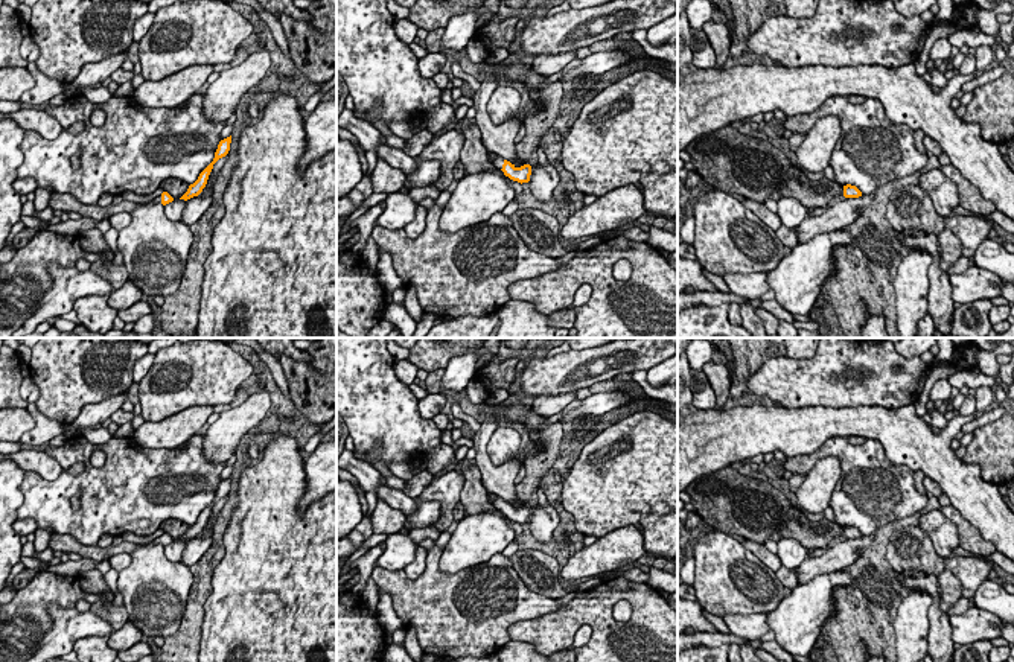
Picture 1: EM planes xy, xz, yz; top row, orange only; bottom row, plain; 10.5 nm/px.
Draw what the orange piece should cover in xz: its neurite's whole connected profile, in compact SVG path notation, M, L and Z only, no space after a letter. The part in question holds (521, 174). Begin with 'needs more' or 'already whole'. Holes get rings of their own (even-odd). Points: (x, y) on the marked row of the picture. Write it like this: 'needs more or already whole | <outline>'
needs more | M496 157L496 158L490 160L489 163L493 164L495 167L501 169L504 172L504 175L513 181L518 181L521 184L530 181L530 175L531 175L530 164L516 167L510 161L504 160L502 157Z

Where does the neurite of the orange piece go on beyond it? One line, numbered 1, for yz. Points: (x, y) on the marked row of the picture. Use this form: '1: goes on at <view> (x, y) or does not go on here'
1: does not go on here

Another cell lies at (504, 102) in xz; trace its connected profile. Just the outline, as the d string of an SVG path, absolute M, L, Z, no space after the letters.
M498 85L487 102L487 113L493 125L502 125L510 117L518 119L521 93L512 87Z

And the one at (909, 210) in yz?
M920 184L895 189L886 205L886 218L894 230L907 236L939 236L945 228L944 218L935 212L932 198Z

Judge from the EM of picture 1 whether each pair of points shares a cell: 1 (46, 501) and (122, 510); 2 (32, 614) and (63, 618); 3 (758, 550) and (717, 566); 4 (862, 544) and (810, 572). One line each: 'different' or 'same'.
1: same
2: different
3: different
4: same

